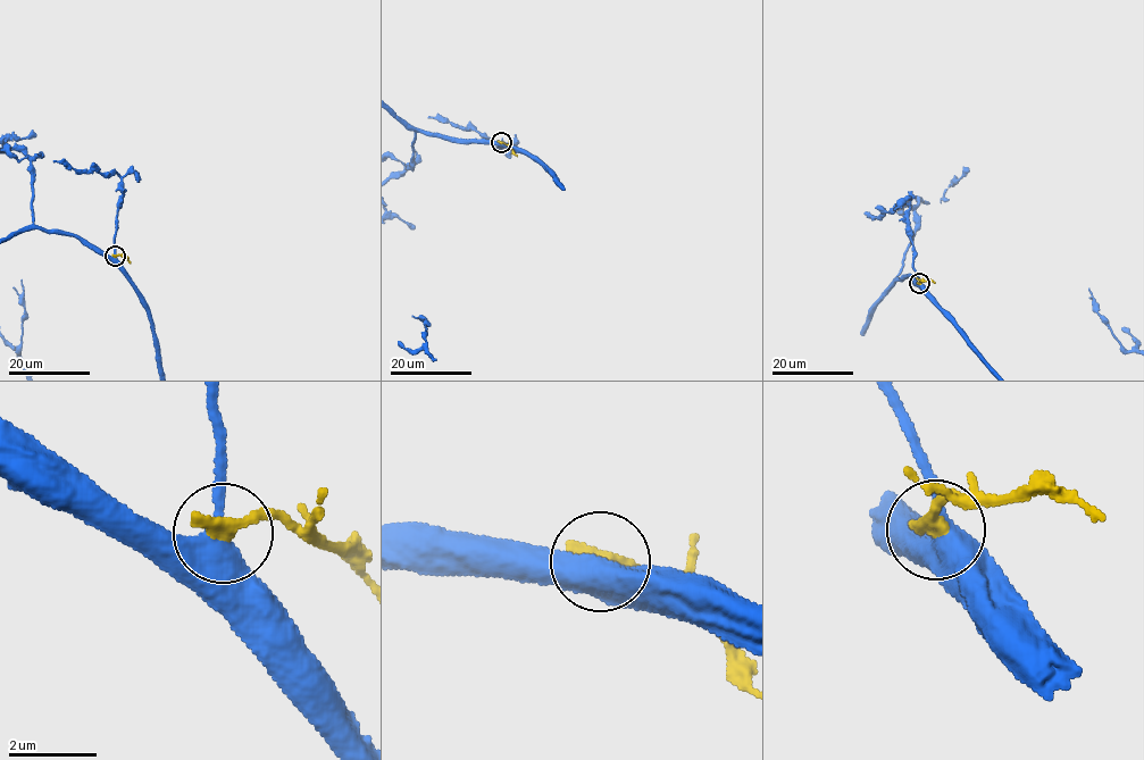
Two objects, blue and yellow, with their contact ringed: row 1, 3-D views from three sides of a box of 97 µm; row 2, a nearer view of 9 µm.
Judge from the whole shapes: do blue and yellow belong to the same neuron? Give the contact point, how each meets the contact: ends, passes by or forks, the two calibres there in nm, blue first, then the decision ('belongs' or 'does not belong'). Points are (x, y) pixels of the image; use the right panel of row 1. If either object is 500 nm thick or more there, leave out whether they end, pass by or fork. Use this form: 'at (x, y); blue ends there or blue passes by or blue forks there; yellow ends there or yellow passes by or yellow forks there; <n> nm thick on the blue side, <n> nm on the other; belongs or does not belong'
at (919, 283); 500 nm thick on the blue side, 340 nm on the other; does not belong

